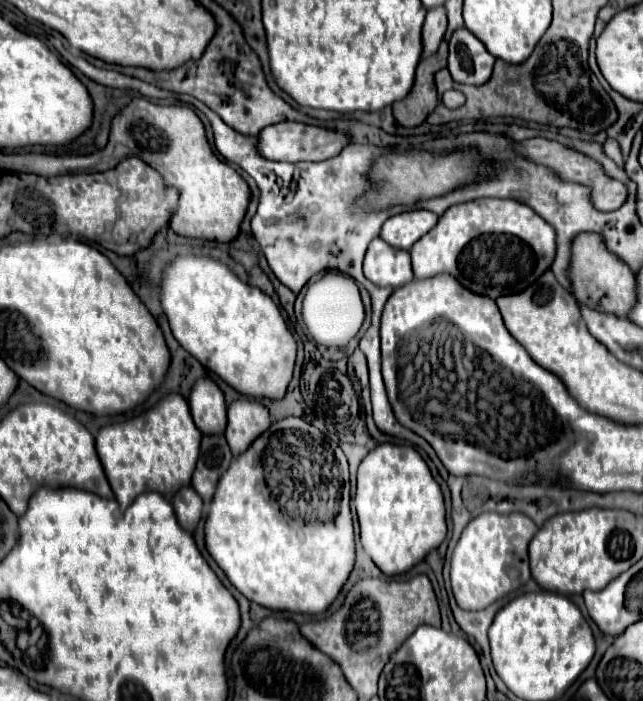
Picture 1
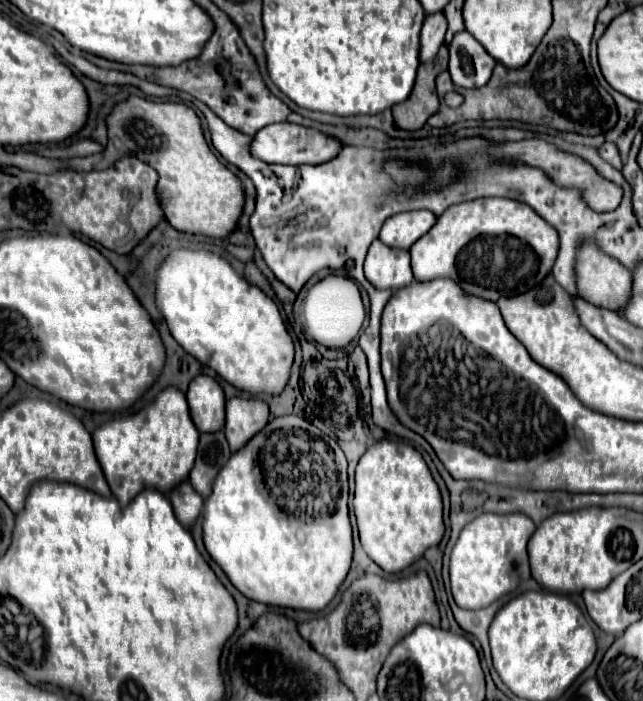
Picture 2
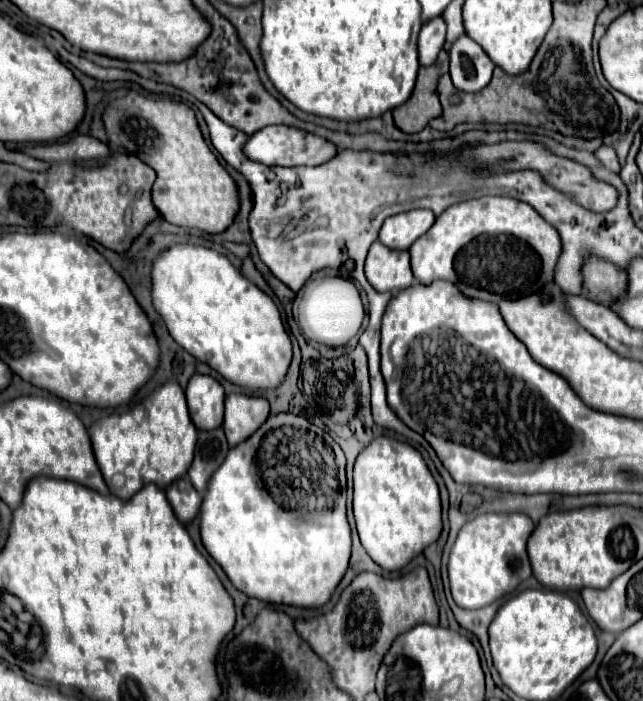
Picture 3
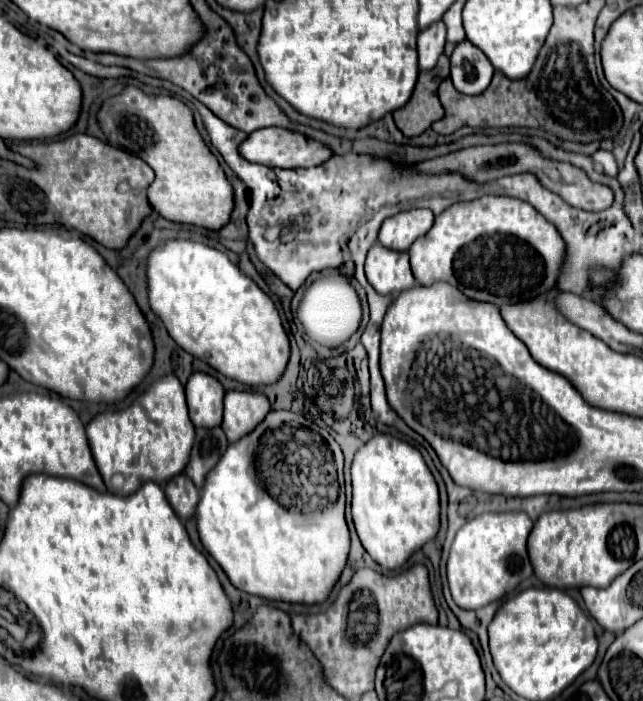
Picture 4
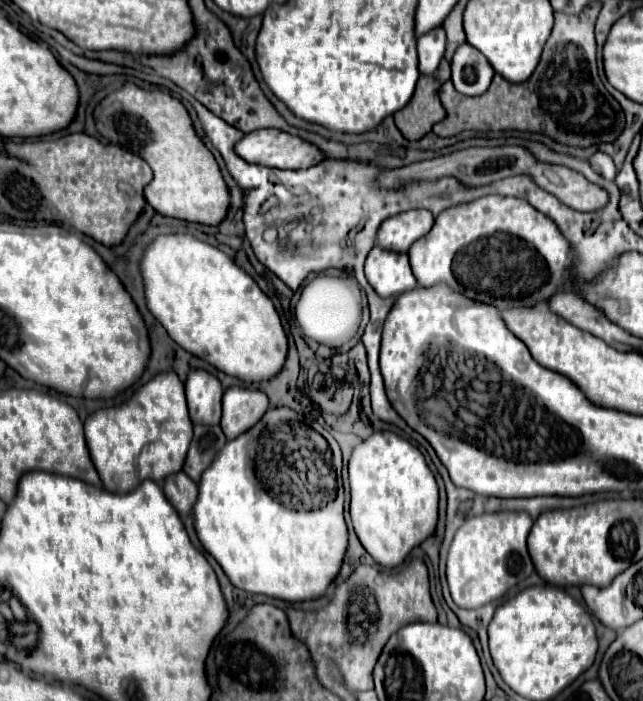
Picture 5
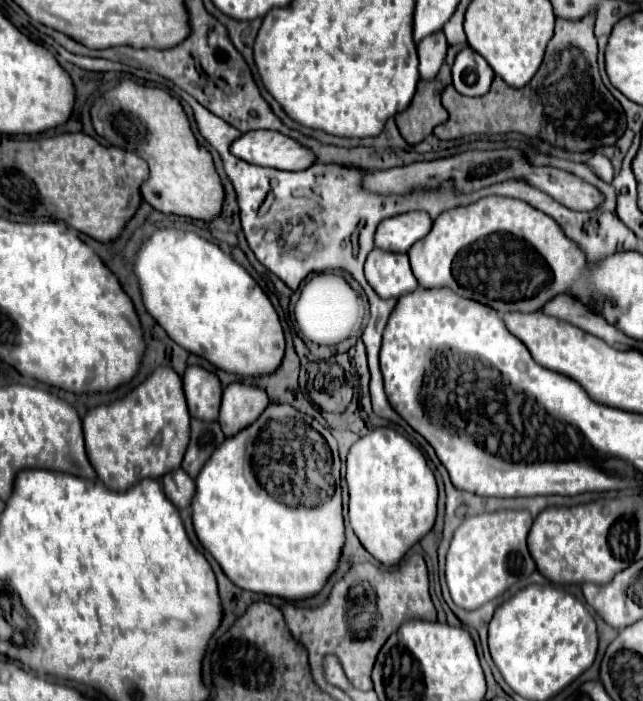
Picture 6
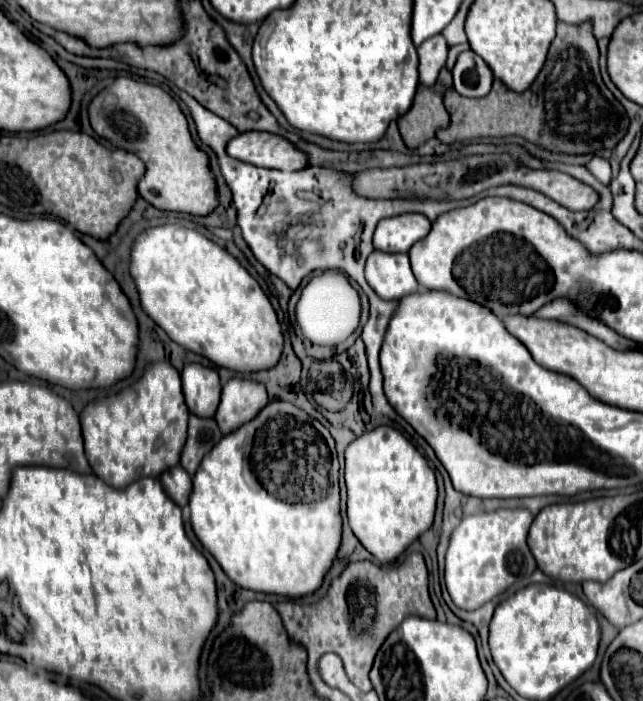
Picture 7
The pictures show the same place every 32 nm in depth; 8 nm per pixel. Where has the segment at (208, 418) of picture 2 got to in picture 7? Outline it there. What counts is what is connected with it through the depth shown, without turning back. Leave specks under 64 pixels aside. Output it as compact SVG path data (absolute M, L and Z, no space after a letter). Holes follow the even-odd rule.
M184 364L182 392L192 414L212 418L216 404L220 402L220 390L220 376L214 368L204 364Z

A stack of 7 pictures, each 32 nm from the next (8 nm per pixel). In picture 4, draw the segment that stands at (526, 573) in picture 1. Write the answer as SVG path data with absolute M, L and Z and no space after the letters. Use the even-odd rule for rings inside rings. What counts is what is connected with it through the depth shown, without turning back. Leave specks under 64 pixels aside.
M502 512L480 514L456 532L448 556L448 584L452 598L460 608L476 610L500 600L508 590L532 576L532 564L526 552L530 530L532 520L526 512Z

